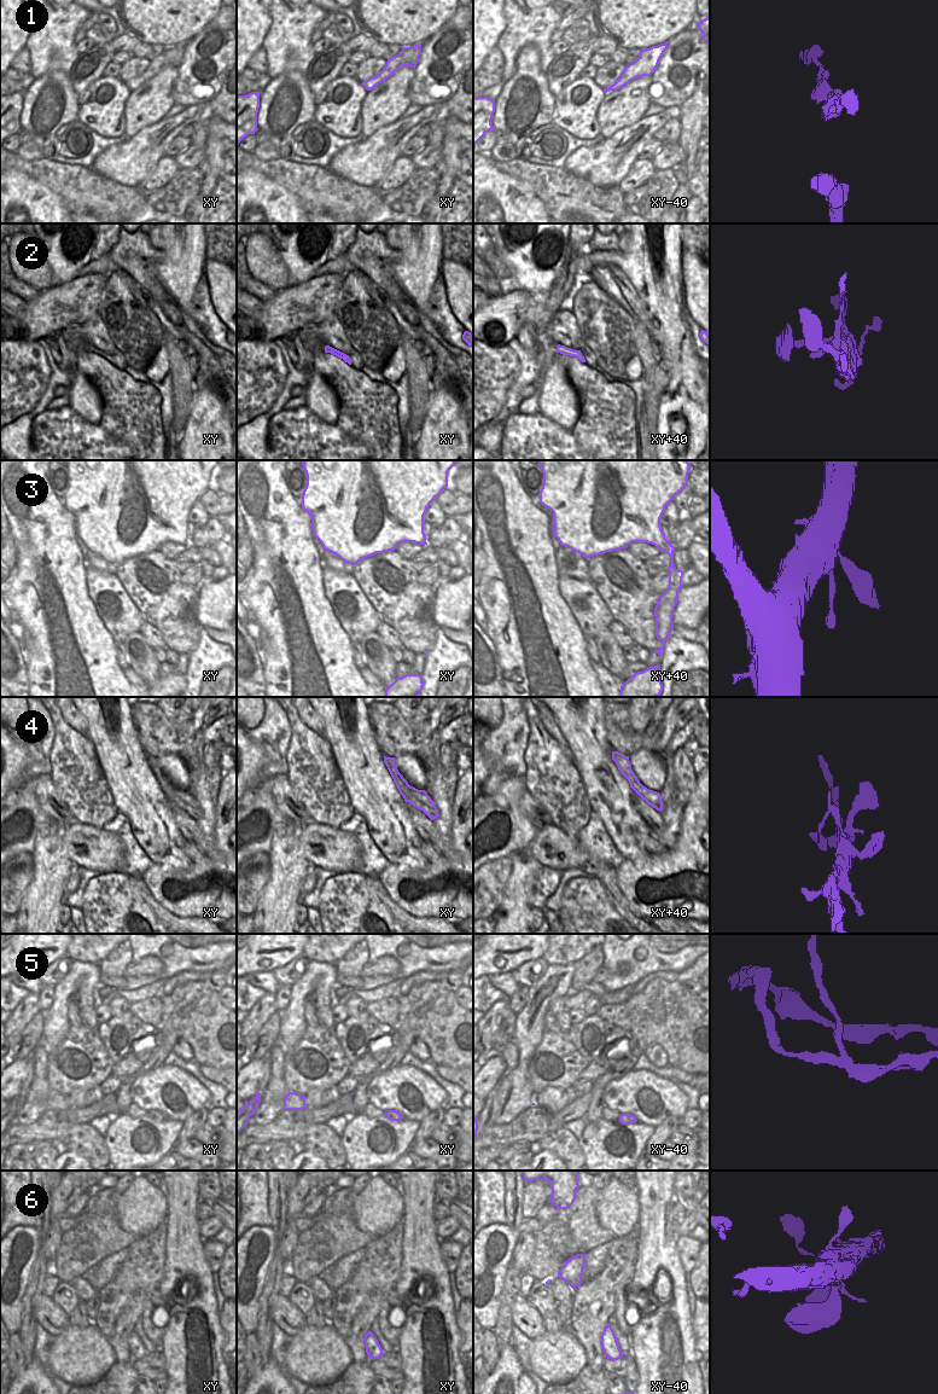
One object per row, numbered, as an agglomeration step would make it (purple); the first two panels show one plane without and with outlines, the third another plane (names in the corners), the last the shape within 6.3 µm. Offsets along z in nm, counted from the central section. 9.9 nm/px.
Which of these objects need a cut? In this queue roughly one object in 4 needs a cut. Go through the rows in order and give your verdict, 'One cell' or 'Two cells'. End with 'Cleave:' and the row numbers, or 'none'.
1: One cell
2: One cell
3: One cell
4: One cell
5: Two cells
6: One cell
Cleave: 5.

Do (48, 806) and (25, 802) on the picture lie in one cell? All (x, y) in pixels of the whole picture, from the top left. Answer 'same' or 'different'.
different

